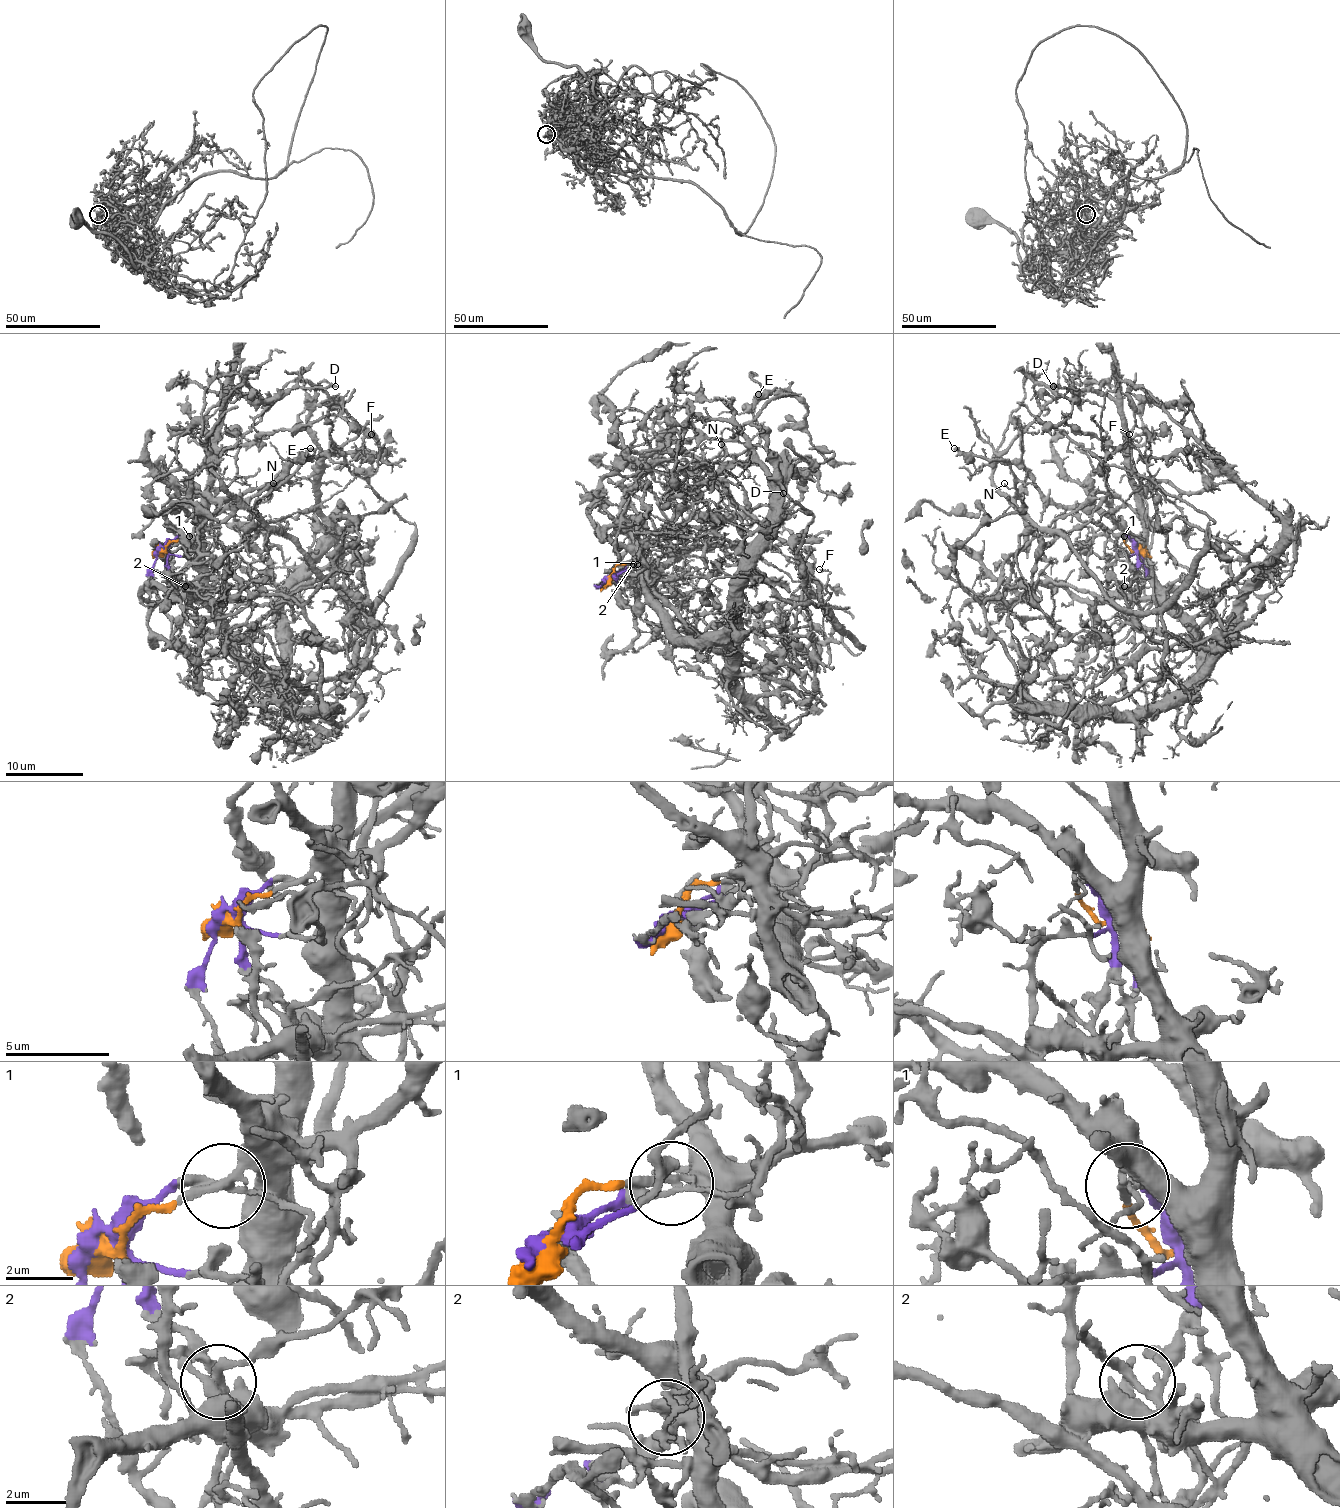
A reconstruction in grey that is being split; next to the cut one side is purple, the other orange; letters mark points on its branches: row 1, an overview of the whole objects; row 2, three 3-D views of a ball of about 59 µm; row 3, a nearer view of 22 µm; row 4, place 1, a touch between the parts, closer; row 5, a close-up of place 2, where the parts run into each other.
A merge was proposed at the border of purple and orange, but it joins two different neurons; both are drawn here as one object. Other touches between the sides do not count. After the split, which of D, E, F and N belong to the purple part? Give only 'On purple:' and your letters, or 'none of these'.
On purple: E, F, N

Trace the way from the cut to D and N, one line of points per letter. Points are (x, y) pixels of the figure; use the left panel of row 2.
D: (160, 551), (169, 544), (198, 536), (202, 530), (222, 395), (229, 391), (282, 398), (299, 387), (336, 387)
N: (160, 551), (189, 683), (229, 720), (288, 714), (357, 670), (373, 615), (260, 517), (272, 484)

